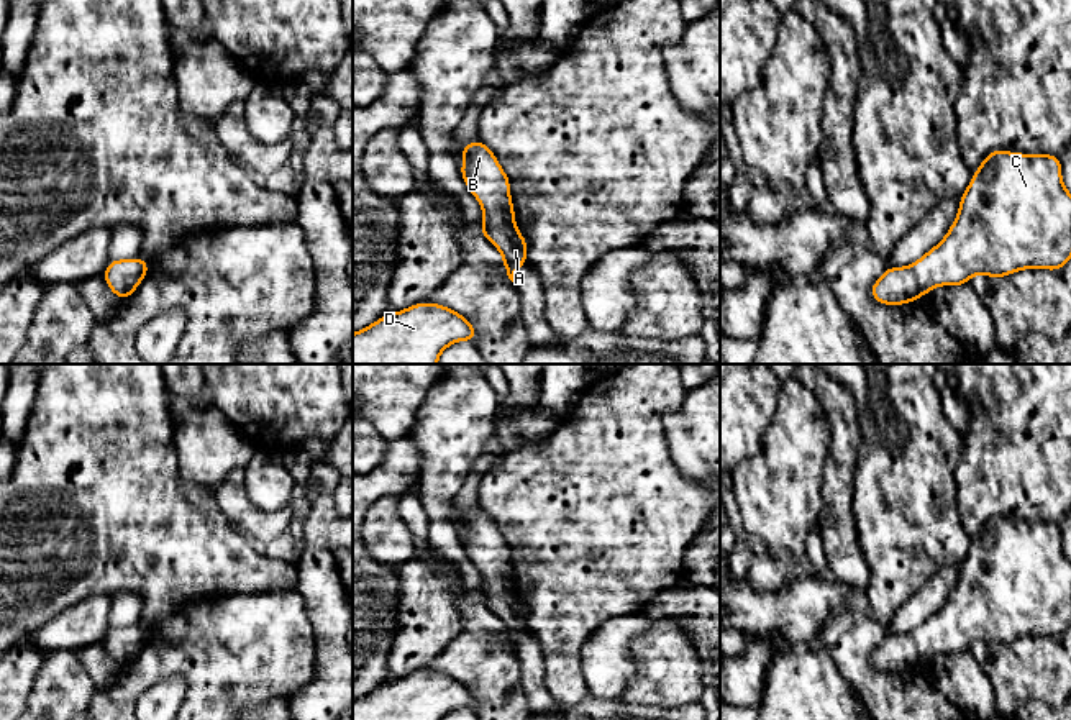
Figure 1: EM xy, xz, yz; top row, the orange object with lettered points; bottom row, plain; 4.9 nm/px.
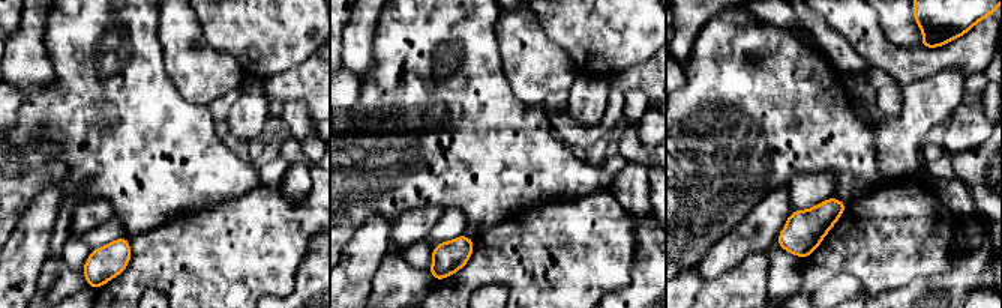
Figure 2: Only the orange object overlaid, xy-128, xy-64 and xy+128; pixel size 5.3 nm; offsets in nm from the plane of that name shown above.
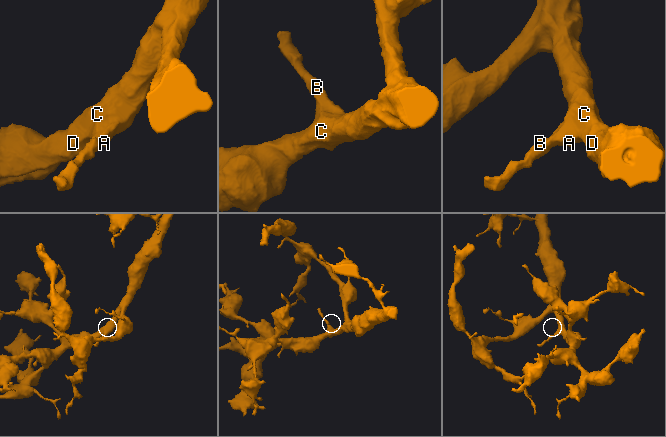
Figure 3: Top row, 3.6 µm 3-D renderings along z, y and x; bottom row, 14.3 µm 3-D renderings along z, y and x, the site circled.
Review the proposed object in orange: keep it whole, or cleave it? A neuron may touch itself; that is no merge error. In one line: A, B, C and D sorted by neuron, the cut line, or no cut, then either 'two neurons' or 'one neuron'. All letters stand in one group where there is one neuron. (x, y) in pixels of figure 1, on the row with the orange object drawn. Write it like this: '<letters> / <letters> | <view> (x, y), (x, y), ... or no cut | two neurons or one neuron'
A B C D | no cut | one neuron

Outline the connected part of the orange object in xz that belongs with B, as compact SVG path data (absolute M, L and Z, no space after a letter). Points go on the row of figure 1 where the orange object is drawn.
M481 139L461 144L461 151L461 175L484 212L479 231L500 251L505 272L515 284L517 269L528 264L528 244L515 225L510 180L495 154Z

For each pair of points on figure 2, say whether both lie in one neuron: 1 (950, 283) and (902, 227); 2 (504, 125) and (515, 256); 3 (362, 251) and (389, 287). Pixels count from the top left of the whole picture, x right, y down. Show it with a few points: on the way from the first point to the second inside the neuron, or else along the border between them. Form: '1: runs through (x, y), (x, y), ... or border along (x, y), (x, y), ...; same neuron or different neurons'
1: border along (956, 241), (956, 259), (948, 271), (908, 283); different neurons
2: border along (545, 203), (519, 211), (480, 233); different neurons
3: border along (390, 247), (374, 277), (369, 292); different neurons

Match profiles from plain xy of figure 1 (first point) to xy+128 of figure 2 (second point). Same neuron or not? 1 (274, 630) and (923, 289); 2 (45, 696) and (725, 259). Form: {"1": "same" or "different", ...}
{"1": "different", "2": "different"}

